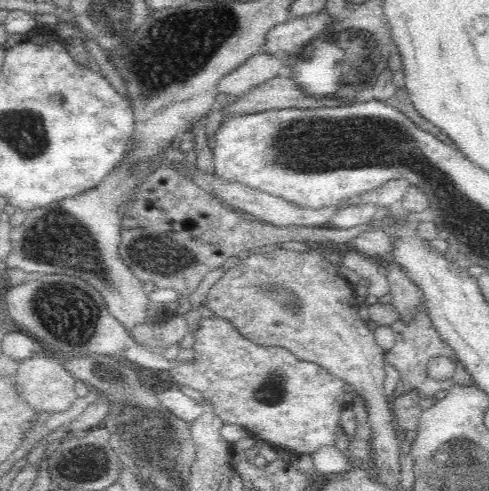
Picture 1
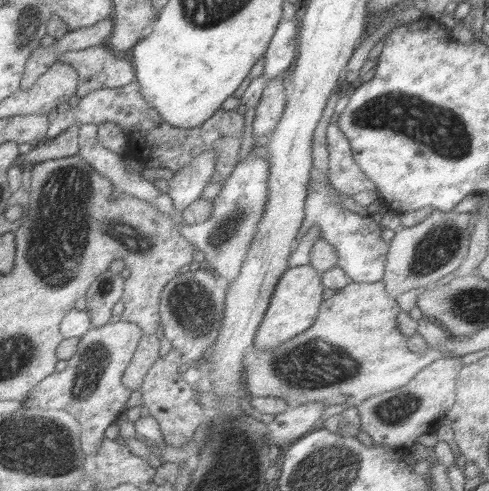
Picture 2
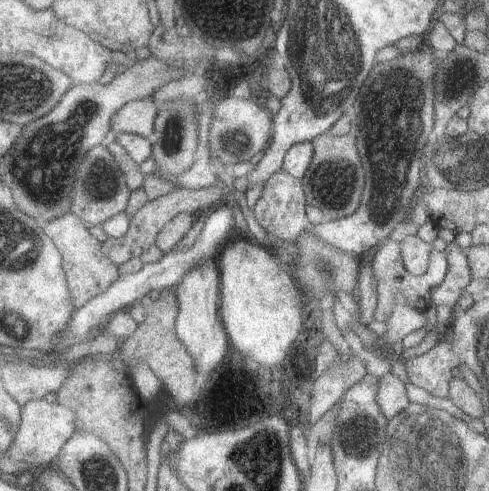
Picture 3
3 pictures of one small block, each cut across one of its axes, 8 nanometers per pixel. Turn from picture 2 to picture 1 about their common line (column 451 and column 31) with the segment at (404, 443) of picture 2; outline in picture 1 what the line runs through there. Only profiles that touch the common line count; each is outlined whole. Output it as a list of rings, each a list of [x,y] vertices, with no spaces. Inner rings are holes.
[[[36,354],[36,356],[28,358],[28,360],[22,360],[16,374],[18,376],[14,376],[14,382],[20,382],[20,384],[16,384],[18,392],[28,404],[36,406],[34,410],[40,410],[40,412],[58,410],[58,412],[62,412],[62,410],[70,408],[72,402],[78,398],[76,390],[74,390],[78,380],[74,376],[70,376],[70,372],[64,370],[64,366],[60,366],[58,360],[52,360],[52,358],[44,356],[44,354]]]

